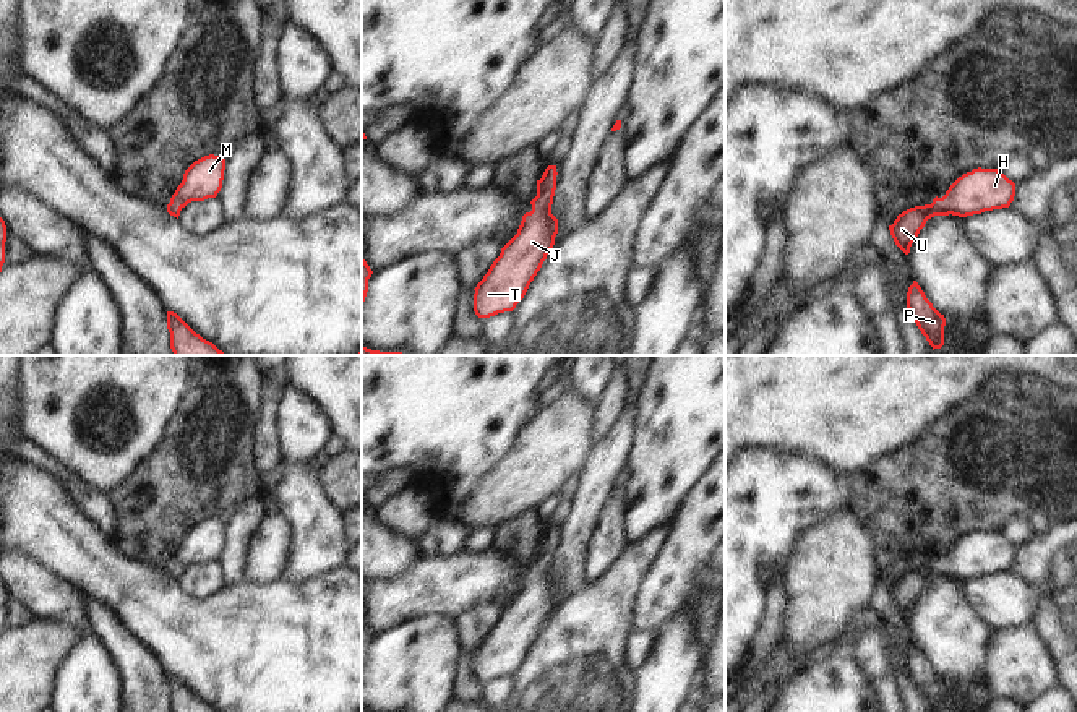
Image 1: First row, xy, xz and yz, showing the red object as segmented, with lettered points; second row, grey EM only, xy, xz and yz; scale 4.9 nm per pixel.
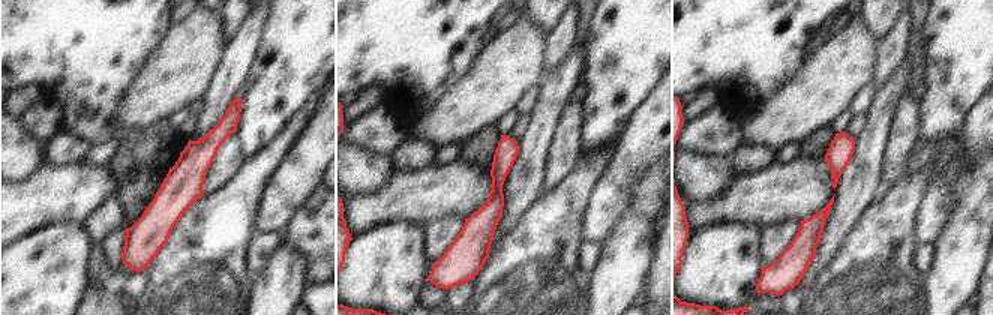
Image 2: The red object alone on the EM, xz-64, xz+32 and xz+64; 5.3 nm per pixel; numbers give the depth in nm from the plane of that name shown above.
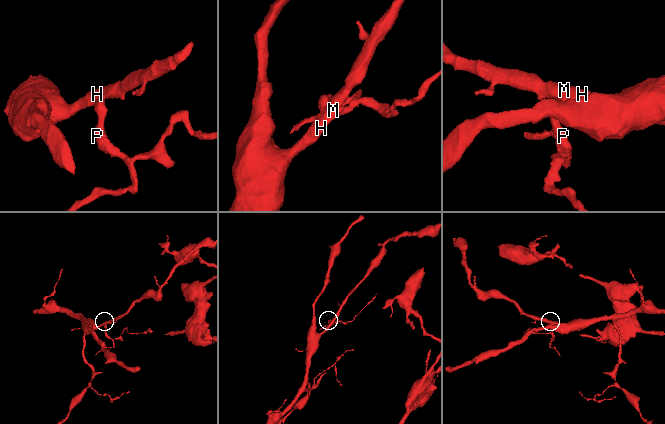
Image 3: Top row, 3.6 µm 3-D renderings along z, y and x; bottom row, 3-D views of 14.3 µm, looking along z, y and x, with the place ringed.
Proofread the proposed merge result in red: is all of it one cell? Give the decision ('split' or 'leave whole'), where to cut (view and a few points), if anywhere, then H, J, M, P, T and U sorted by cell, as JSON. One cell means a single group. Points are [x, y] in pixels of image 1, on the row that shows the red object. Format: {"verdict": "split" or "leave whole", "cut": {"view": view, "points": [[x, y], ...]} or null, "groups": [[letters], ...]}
{"verdict": "leave whole", "cut": null, "groups": [["H", "J", "M", "P", "T", "U"]]}

